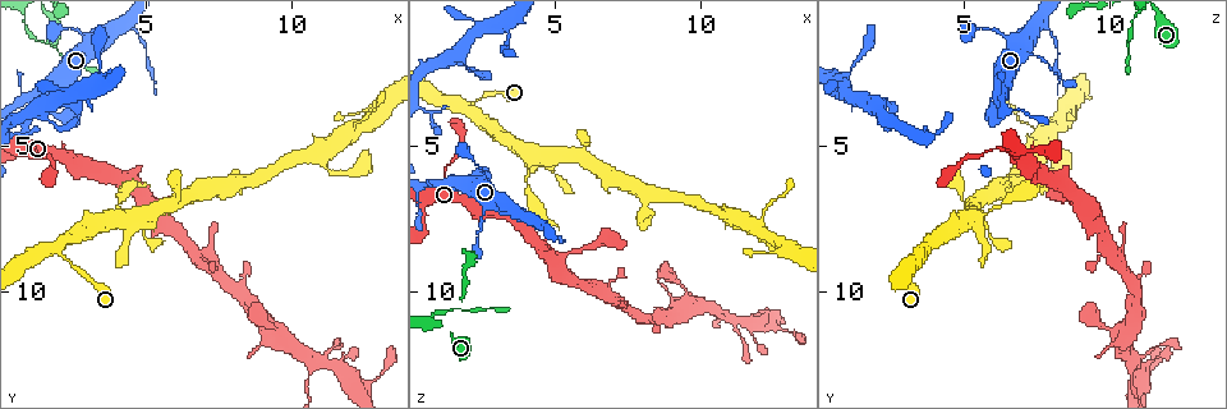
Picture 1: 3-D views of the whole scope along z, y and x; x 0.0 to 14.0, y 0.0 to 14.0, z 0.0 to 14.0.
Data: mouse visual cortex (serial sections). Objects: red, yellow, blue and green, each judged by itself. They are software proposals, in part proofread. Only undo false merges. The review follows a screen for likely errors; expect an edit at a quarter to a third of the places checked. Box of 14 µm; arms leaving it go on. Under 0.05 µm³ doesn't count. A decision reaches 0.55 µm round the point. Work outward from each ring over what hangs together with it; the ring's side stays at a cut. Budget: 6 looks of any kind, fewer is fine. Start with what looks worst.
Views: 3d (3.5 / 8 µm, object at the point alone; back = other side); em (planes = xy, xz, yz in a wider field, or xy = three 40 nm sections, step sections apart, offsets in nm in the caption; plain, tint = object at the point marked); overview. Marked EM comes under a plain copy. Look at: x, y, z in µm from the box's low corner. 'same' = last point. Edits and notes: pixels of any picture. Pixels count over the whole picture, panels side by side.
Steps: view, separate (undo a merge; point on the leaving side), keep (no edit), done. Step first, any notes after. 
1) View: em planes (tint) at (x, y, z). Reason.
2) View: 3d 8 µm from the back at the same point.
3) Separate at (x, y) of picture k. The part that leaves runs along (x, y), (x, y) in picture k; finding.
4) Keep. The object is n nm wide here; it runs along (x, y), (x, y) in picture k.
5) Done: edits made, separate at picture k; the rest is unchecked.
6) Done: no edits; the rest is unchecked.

View: 3d 3.5 µm at (10.9, 5.3, 7.5). Branch point.

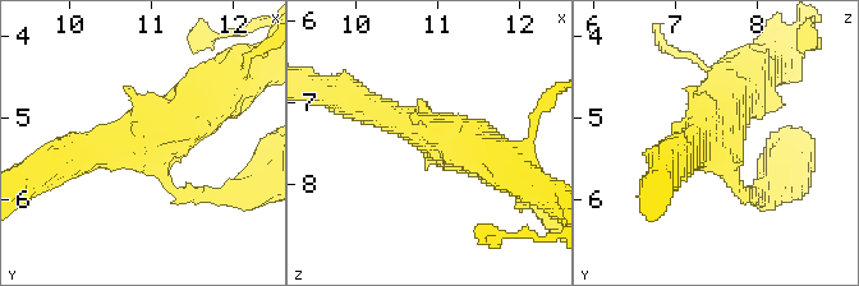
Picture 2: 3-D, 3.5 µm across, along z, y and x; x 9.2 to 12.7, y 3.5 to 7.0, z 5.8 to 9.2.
View: em xy step 1 (tint) at (11.00, 5.40, 7.50).

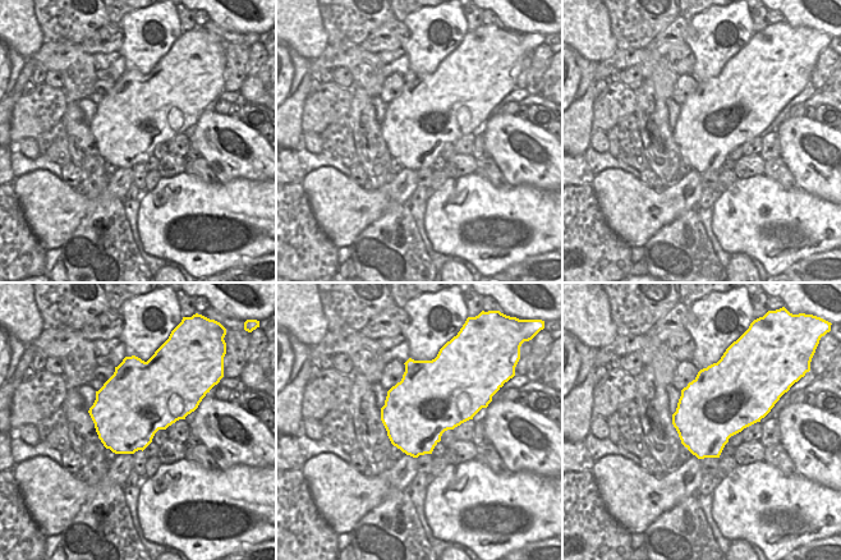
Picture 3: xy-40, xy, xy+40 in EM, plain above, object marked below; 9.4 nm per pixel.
View: em planes (tint) at the same point.

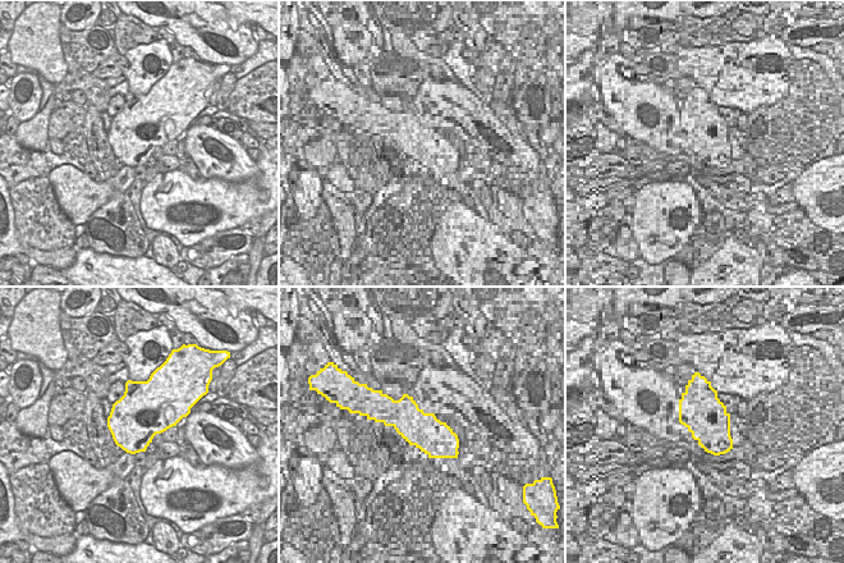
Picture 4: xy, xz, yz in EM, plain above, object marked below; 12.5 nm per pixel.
Keep. The object is 650 nm wide here; it runs along (73, 155), (156, 132), (215, 92) in picture 2; continuous, no second cell.

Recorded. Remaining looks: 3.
View: 3d 8 µm at (5.3, 7.7, 9.4).

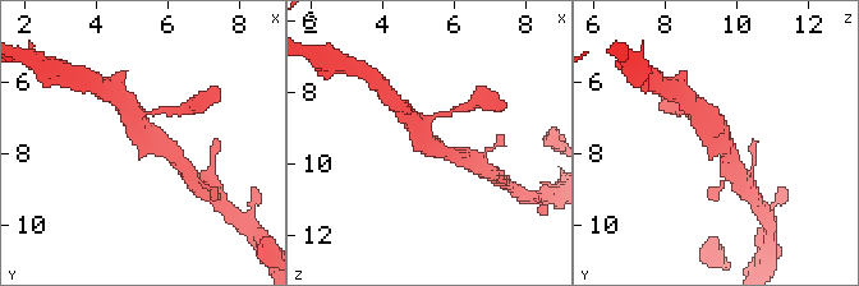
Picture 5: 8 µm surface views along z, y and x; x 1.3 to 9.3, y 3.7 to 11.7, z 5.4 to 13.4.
View: 3d 3.5 µm at (5.3, 7.6, 9.4). Closer look.

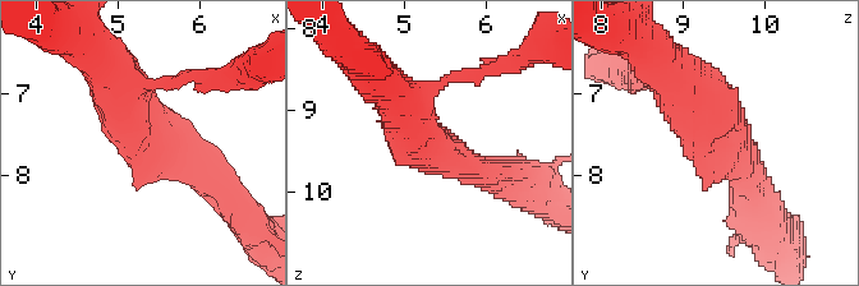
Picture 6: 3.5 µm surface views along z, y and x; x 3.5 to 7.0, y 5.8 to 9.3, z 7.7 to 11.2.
View: em xy step 1 (tint) at (5.35, 7.60, 9.35). The arms are 400, 700 nm wide; now the EM.

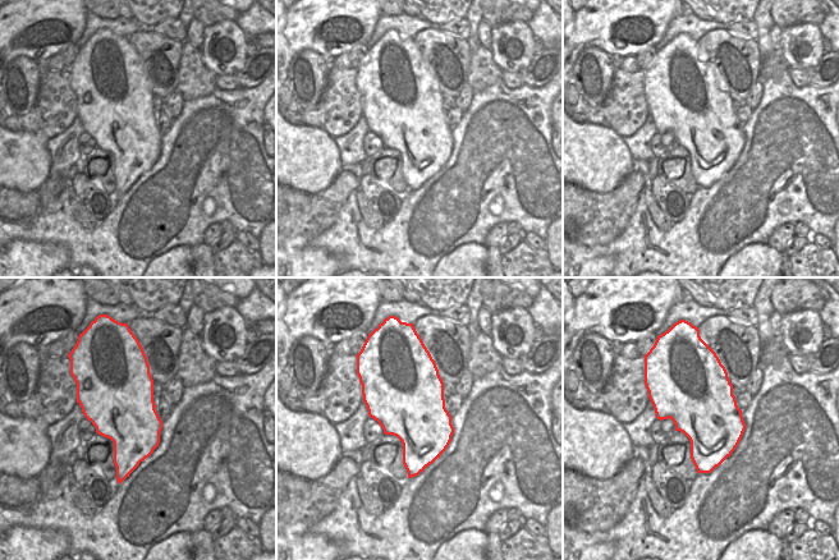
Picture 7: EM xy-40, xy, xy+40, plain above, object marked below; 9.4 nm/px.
Keep. It runs along (678, 81), (717, 124), (704, 187) in picture 6; one cell here.

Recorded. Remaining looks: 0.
Done: no edits; the rest is unchecked.

